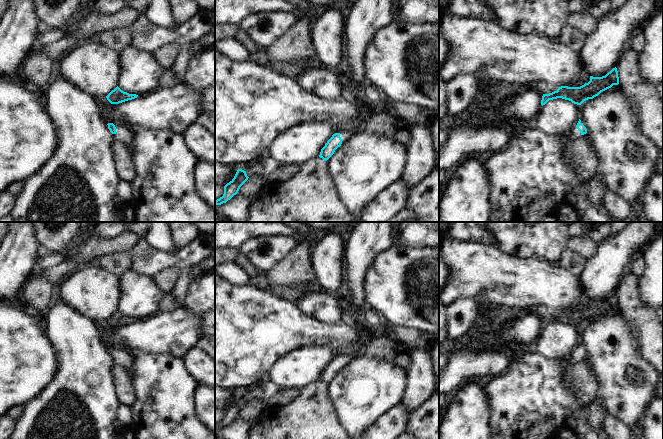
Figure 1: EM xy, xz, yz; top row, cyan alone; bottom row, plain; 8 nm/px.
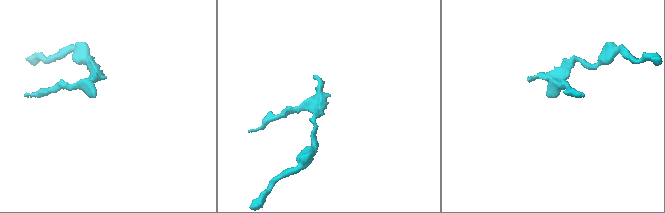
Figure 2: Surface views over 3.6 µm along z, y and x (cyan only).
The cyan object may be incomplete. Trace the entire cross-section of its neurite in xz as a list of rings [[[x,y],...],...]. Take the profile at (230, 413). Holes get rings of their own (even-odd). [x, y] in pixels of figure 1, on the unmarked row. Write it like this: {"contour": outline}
{"contour": [[[238,393],[234,402],[224,410],[224,418],[215,425],[215,429],[221,429],[236,419],[240,411],[248,404],[246,395]]]}

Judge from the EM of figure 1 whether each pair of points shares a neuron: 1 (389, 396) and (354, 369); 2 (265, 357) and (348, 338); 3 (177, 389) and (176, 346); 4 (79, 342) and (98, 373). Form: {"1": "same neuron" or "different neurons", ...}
{"1": "same neuron", "2": "same neuron", "3": "different neurons", "4": "same neuron"}

